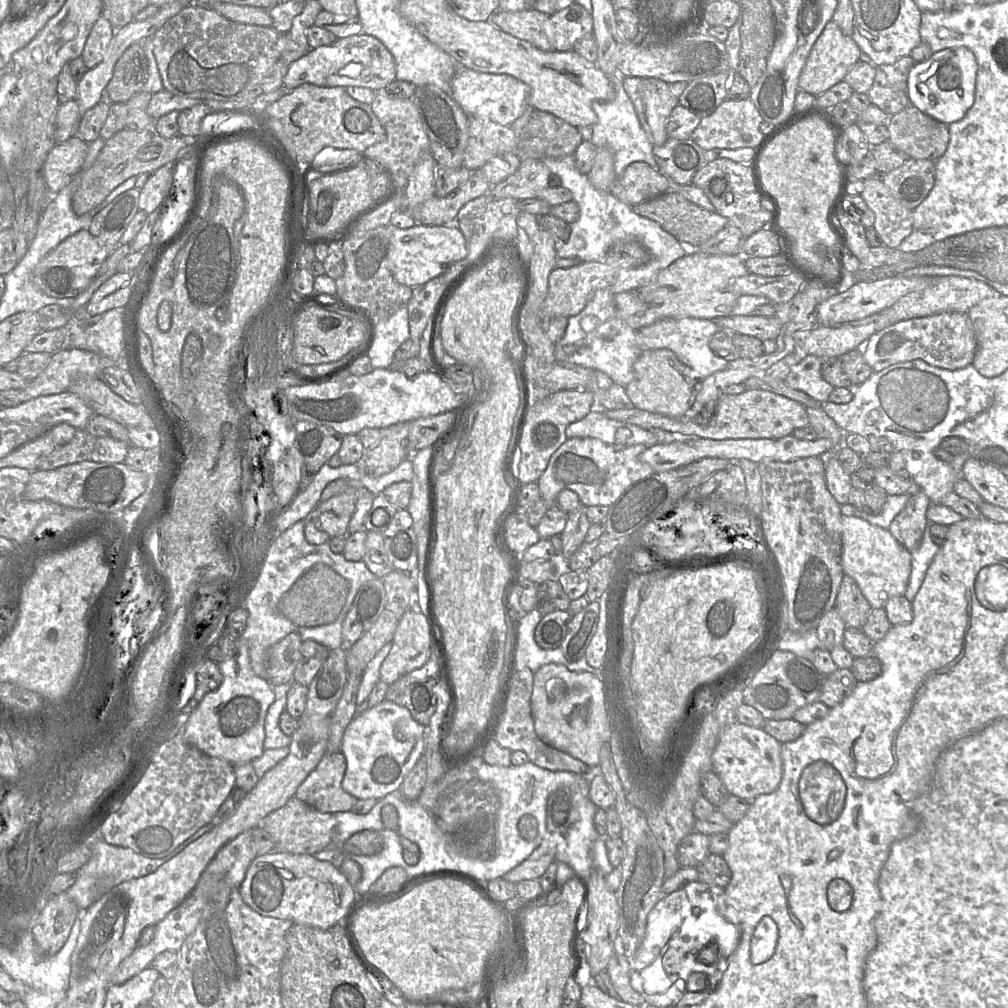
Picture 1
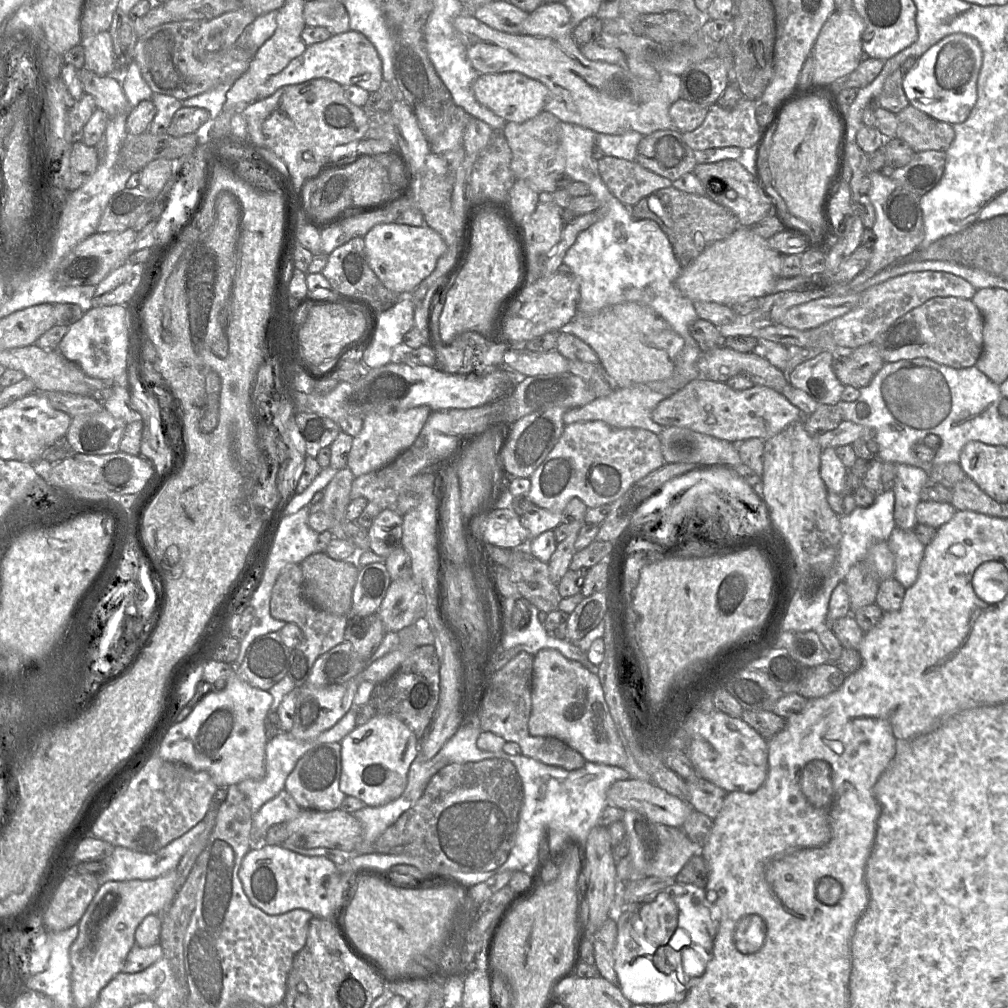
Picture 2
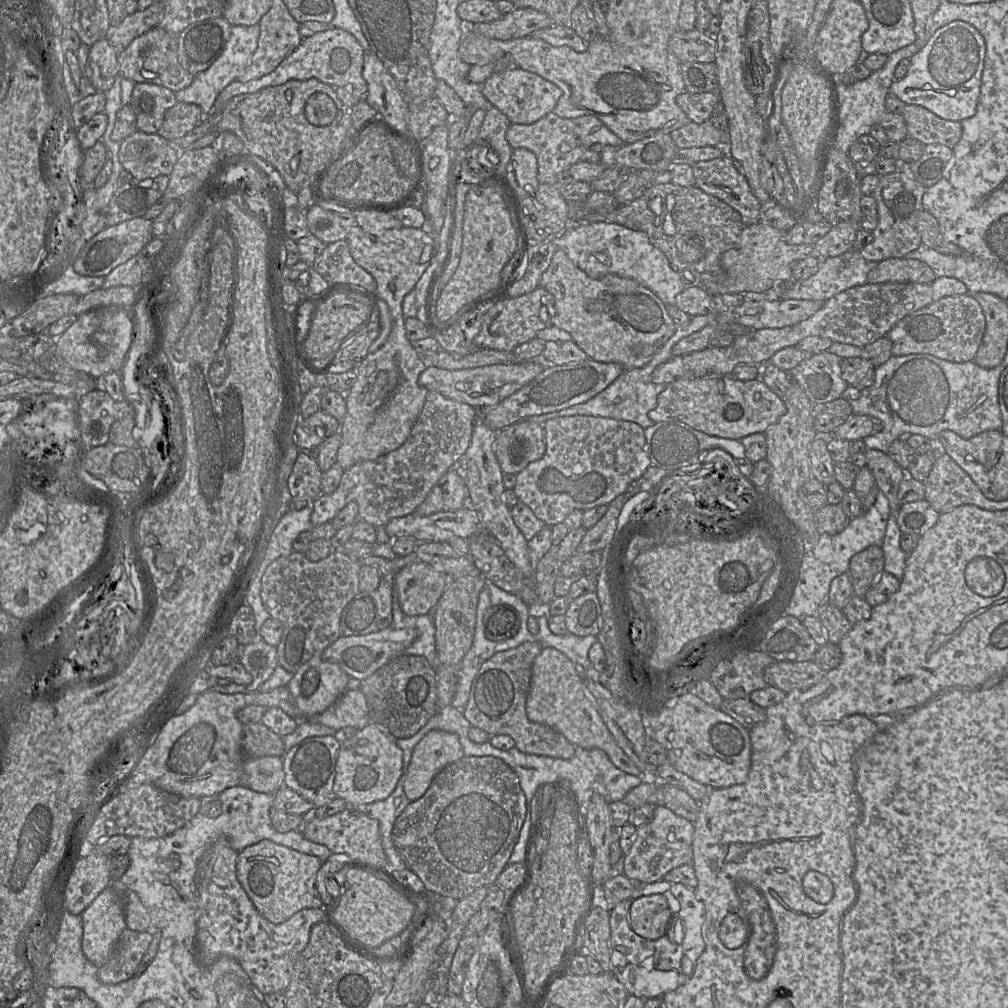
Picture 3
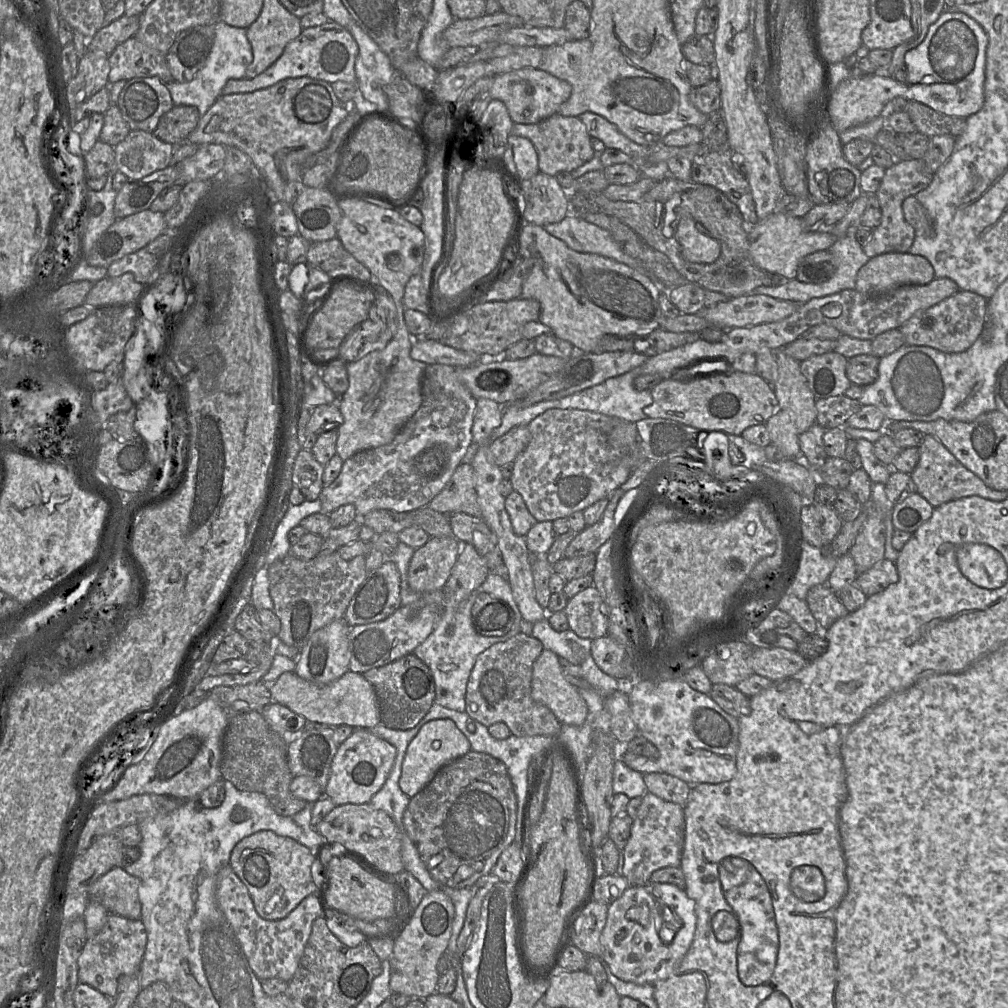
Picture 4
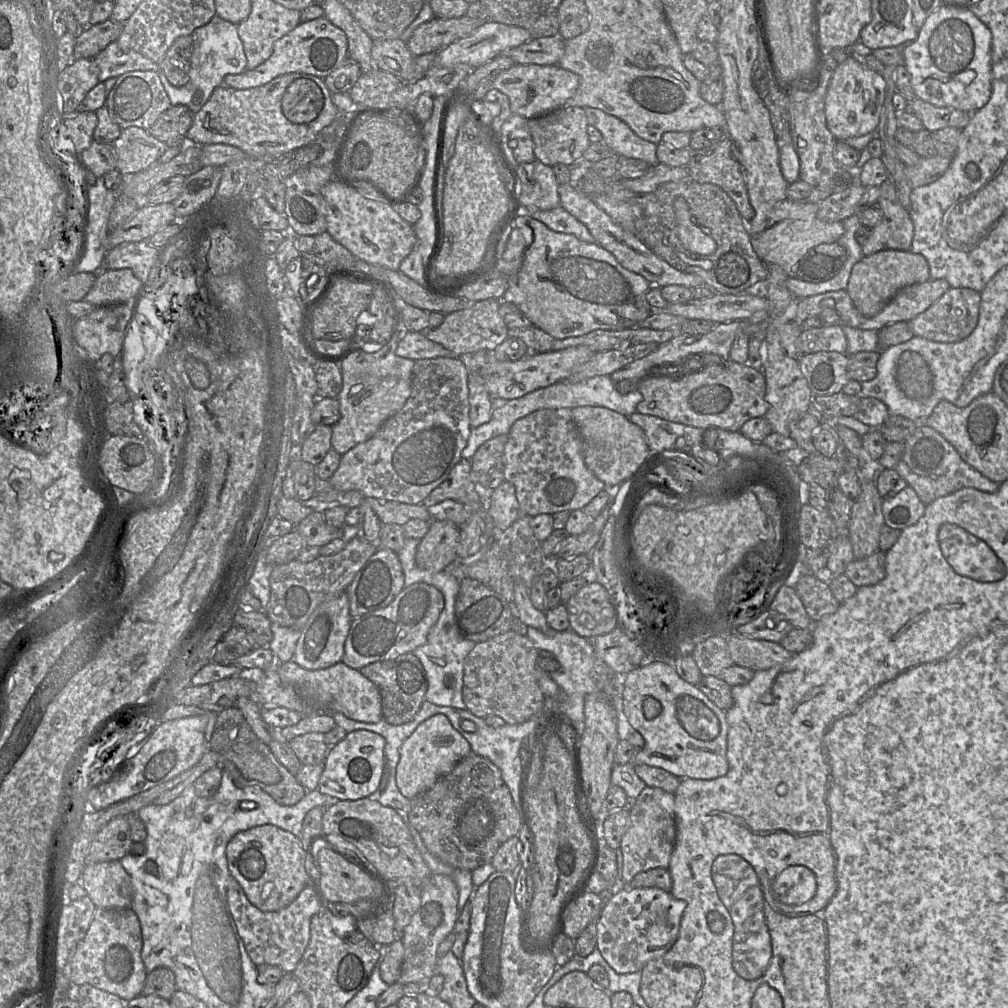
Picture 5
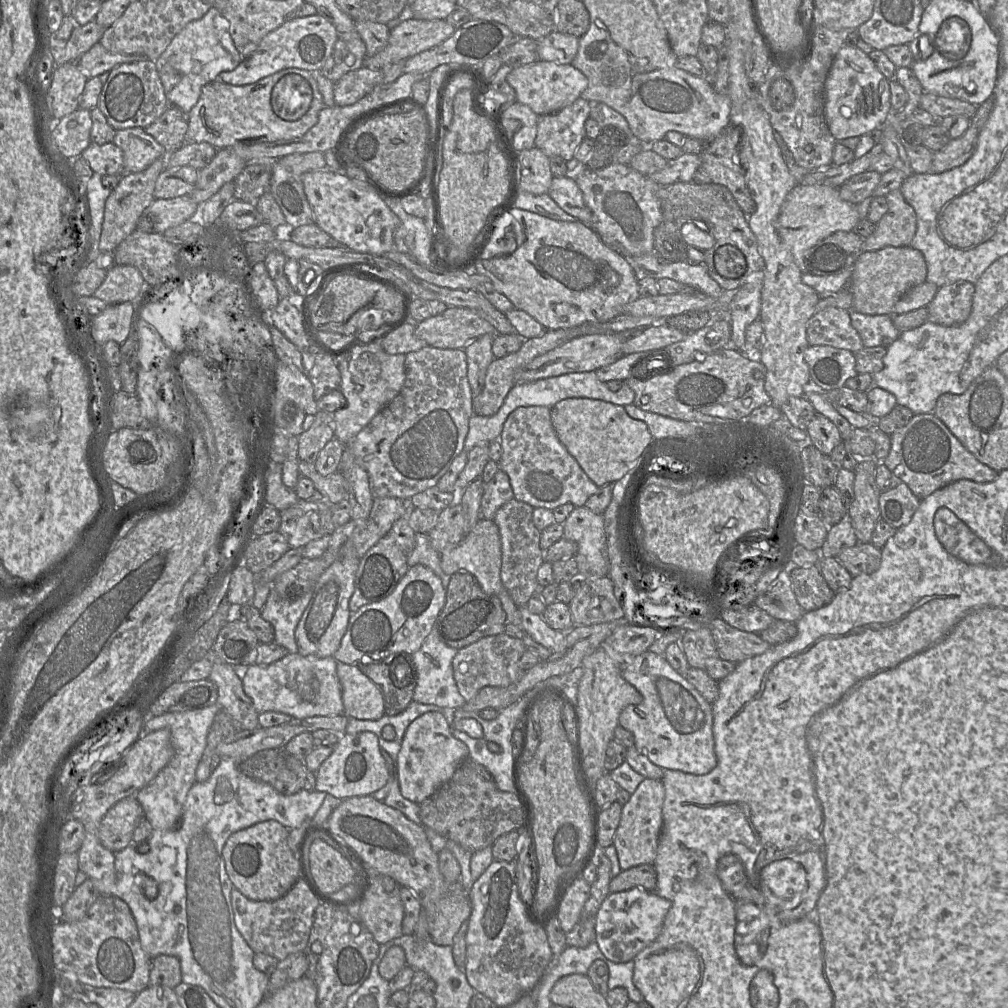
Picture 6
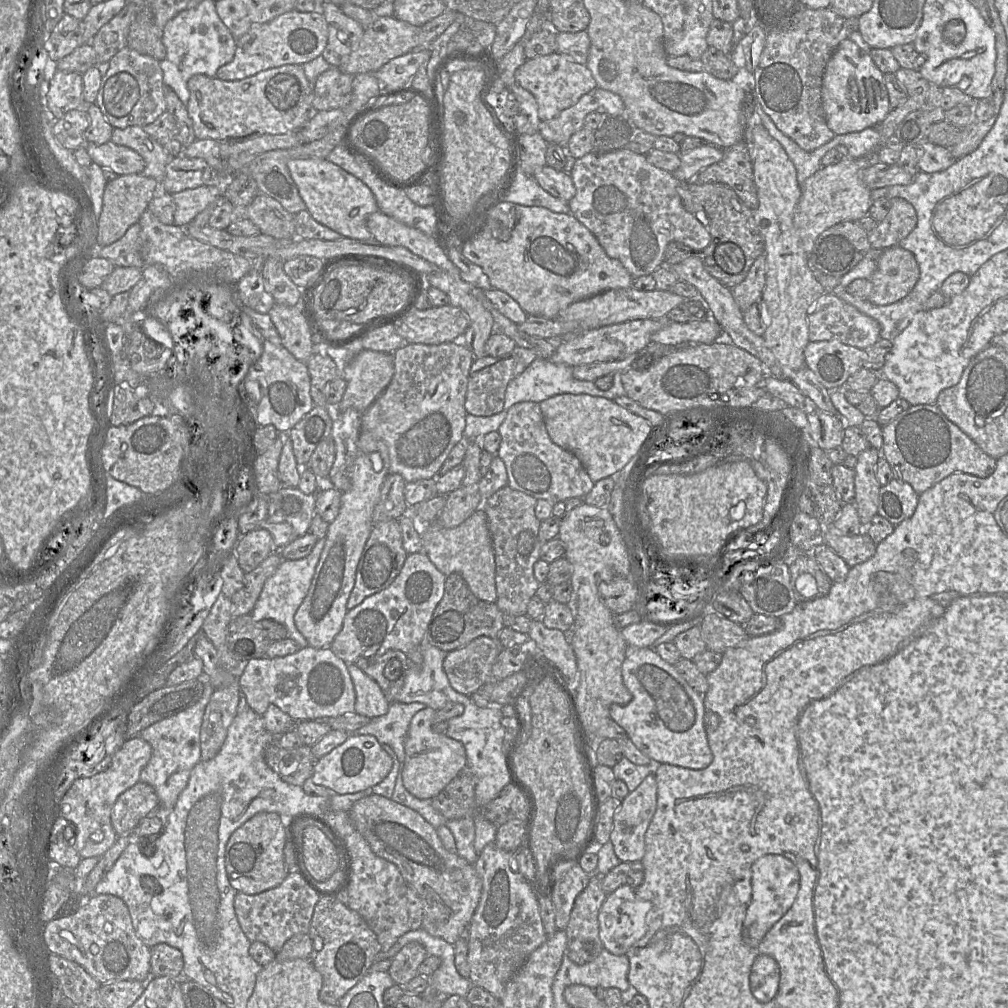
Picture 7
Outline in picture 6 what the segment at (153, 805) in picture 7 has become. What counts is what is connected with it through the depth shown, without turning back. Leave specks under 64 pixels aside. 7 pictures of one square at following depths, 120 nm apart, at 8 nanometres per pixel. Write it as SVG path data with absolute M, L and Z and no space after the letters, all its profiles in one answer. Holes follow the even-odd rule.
M135 796L126 797L113 805L103 817L99 829L100 843L113 853L133 842L133 833L144 811Z

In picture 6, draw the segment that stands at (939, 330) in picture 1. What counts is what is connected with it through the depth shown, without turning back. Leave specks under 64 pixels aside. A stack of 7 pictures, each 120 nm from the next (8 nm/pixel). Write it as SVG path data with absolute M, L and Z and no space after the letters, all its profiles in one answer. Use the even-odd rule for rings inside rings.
M959 281L939 287L934 299L927 306L928 321L942 326L957 326L970 316L975 285Z

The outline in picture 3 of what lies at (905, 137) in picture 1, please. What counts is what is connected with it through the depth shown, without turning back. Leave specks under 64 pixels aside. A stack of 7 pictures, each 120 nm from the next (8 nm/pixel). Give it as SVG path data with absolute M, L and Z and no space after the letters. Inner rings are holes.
M906 104L901 115L905 120L908 137L924 145L942 144L954 148L961 139L961 122L945 120L923 106Z

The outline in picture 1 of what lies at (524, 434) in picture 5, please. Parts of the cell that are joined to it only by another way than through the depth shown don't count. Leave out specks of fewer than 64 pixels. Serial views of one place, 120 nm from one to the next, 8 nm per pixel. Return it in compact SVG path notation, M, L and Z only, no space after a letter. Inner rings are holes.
M569 438L550 457L545 471L536 482L541 499L554 506L558 494L564 489L570 489L586 507L610 507L622 494L655 472L640 460L640 455L646 449L642 444L613 447L595 438Z

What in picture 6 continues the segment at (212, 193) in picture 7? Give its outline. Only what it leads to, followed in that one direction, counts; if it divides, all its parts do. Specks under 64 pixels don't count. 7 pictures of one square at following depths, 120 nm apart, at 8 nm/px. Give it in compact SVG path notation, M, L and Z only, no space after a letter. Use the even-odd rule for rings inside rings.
M189 195L169 199L154 199L144 210L137 230L147 233L161 233L188 221L198 212L199 204Z

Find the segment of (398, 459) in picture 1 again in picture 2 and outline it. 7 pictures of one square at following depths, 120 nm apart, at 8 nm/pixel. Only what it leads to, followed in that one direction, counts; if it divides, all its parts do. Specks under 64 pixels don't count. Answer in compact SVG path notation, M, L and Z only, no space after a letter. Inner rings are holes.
M423 405L403 411L365 415L361 431L353 437L347 467L358 477L390 464L415 442L431 412L428 406Z

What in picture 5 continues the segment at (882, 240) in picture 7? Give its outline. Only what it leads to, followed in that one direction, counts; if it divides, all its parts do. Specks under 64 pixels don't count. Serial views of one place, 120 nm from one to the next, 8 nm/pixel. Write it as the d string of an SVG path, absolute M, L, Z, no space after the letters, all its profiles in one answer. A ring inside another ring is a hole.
M888 177L881 185L878 199L883 218L873 227L862 245L864 256L882 250L910 251L914 237L914 224L909 211L900 203L893 181Z

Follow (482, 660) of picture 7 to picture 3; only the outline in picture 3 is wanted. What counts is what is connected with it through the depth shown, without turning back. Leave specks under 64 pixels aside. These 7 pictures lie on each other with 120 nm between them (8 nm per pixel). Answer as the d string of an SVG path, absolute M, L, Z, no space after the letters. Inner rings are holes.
M534 641L495 653L479 669L472 683L470 697L462 711L472 726L486 731L491 736L504 734L512 737L515 746L526 754L571 759L576 746L557 730L530 721L526 714L532 665L541 650L541 644Z

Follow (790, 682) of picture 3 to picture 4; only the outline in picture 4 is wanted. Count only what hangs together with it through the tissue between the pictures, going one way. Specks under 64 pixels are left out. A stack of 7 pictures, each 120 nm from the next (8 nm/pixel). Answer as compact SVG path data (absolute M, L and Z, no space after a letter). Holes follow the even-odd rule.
M754 648L752 652L753 672L771 681L784 680L808 663L797 651L785 648Z

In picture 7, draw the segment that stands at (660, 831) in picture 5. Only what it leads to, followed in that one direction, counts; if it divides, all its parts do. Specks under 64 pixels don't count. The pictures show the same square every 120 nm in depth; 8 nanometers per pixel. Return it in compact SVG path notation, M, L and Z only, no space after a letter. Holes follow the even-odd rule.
M654 772L621 801L614 814L610 842L620 862L641 861L645 855L645 835L657 806L657 781Z

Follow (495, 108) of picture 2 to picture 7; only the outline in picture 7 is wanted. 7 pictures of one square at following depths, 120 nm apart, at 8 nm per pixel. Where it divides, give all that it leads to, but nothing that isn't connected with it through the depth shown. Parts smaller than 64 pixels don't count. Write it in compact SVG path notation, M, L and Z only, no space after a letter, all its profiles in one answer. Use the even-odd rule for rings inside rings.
M557 51L527 59L516 70L514 77L519 86L535 97L540 121L553 119L562 110L574 105L581 96L590 93L597 87L592 73L586 65L578 64Z

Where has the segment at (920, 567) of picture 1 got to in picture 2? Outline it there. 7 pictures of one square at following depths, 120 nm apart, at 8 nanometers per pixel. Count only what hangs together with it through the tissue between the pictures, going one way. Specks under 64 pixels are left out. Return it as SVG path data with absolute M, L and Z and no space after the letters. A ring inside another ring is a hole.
M897 526L887 542L895 557L894 577L907 589L918 578L926 546L919 541L913 530L903 530Z

